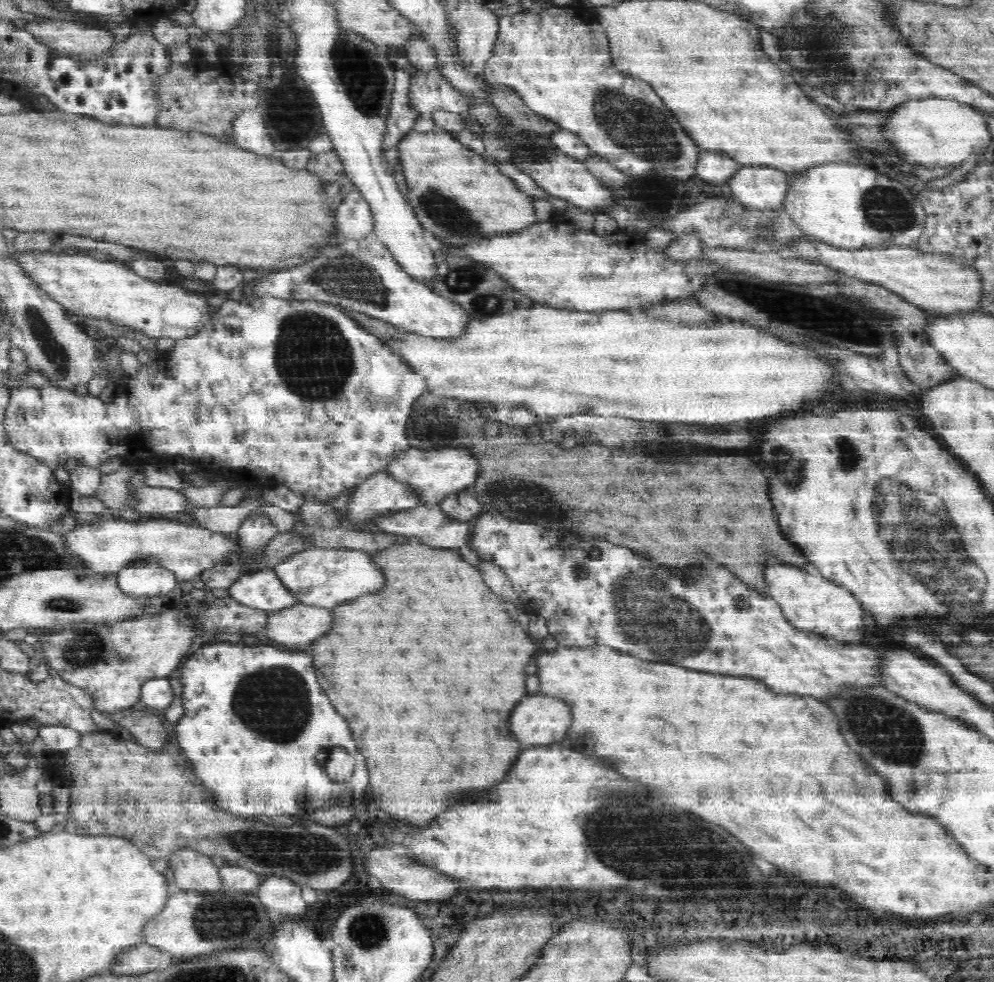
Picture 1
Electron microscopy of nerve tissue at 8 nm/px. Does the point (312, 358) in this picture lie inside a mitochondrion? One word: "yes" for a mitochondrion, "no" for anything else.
yes

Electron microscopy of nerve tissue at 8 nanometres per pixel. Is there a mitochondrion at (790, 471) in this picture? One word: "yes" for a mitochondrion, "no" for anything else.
yes

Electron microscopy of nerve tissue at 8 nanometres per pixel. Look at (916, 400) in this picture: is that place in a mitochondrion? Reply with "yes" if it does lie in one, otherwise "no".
no

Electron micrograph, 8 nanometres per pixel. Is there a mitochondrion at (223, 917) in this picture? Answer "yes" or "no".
yes

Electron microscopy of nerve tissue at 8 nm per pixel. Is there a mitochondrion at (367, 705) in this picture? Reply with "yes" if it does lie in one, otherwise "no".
no

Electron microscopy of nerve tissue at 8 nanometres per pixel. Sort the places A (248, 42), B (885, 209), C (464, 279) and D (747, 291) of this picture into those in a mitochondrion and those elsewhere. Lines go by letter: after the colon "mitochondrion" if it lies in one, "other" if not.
A: mitochondrion
B: mitochondrion
C: mitochondrion
D: mitochondrion

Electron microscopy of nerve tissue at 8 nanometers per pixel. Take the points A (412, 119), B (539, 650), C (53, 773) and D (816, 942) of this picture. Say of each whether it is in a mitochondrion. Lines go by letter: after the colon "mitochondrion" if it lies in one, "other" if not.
A: other
B: other
C: other
D: other

